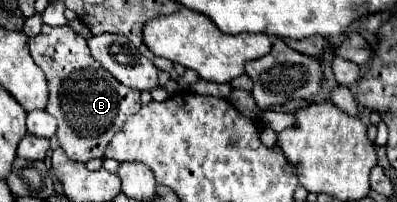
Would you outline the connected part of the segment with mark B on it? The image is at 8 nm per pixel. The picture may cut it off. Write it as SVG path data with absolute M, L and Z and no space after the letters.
M42 25L42 31L28 39L30 55L34 63L44 71L48 79L48 105L46 111L58 121L58 141L66 155L74 161L90 161L94 157L104 157L104 151L122 123L138 113L140 91L124 87L118 83L86 47L86 39L74 33L68 25L50 27Z

